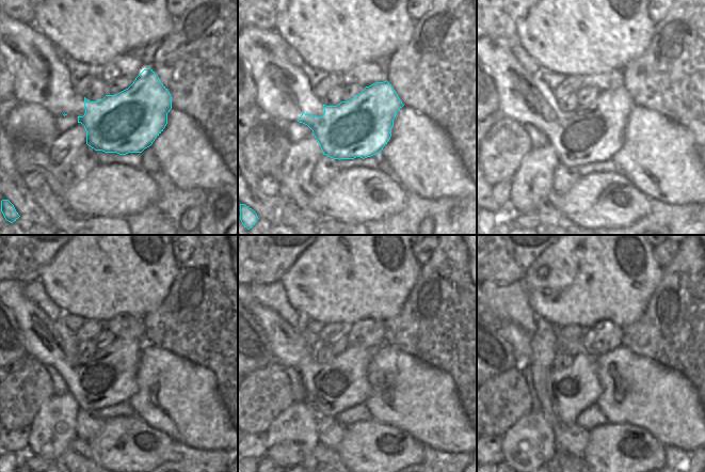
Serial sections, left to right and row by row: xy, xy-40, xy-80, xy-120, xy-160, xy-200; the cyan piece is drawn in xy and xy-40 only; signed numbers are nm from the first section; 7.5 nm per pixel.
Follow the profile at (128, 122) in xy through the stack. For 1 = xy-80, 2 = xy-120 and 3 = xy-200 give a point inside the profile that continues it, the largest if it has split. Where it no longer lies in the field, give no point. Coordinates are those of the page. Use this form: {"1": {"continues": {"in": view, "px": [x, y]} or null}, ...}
{"1": {"continues": {"in": "xy-80", "px": [594, 132]}}, "2": {"continues": {"in": "xy-120", "px": [108, 377]}}, "3": {"continues": {"in": "xy-200", "px": [572, 390]}}}

